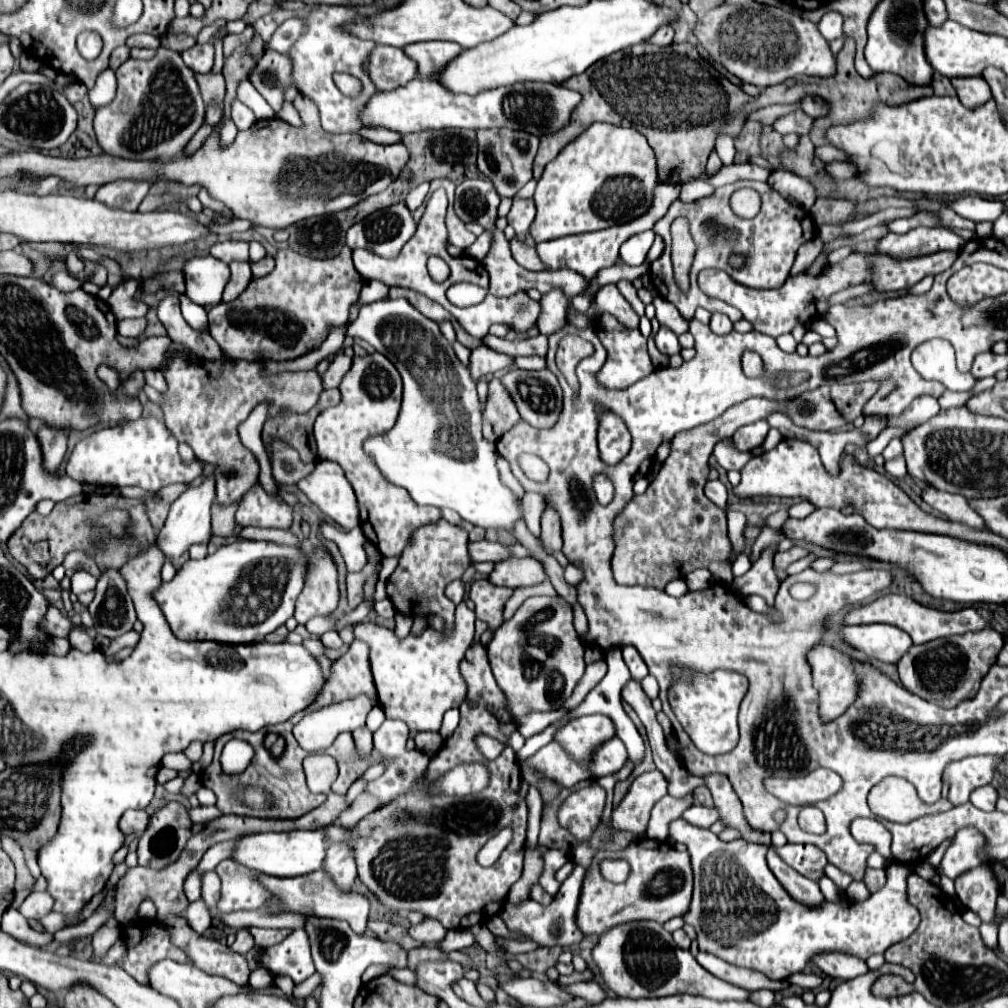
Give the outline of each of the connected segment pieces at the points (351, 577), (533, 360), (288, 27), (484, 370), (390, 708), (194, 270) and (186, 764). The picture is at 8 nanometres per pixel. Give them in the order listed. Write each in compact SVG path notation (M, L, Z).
M370 560L361 572L346 574L346 586L348 586L348 604L352 610L364 599L364 582L373 572L379 572L378 562Z
M518 356L518 358L514 358L514 366L522 368L522 370L542 370L542 368L546 368L546 362L540 356L526 356L526 358Z
M290 18L272 34L270 42L266 42L266 50L276 50L280 54L286 54L290 50L290 44L294 44L294 40L300 34L302 34L302 20Z
M480 346L480 348L472 350L468 370L470 370L472 380L478 380L480 376L484 376L484 374L488 374L488 372L494 374L494 372L506 368L508 362L512 362L512 358L510 358L508 354L502 354L502 352L490 350L490 348L486 348L486 346Z
M464 602L456 606L456 630L450 638L442 640L442 634L426 628L422 636L406 636L404 640L398 640L392 630L386 630L382 626L376 626L374 622L358 622L354 624L354 636L358 640L366 640L370 646L370 668L374 676L374 684L378 690L378 700L382 710L386 712L386 718L390 720L402 720L408 724L410 730L422 732L422 730L440 730L442 726L442 716L446 710L458 708L463 702L467 686L463 678L460 677L459 663L465 655L468 646L472 644L474 638L474 622L476 616Z
M204 256L194 258L184 266L186 296L200 306L214 306L222 302L222 290L230 276L228 264Z
M180 752L180 754L166 754L162 758L162 766L174 768L174 770L188 770L192 766L192 762Z

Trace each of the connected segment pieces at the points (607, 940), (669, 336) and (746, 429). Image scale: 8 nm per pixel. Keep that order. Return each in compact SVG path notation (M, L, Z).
M634 920L618 924L600 934L592 948L604 984L620 998L660 998L672 994L698 994L714 1000L748 1000L750 992L704 970L688 950L680 950L672 934L654 920Z
M660 328L658 334L656 334L656 346L662 354L666 356L672 356L672 354L678 354L682 350L680 342L678 342L678 336L674 332L670 332L668 328Z
M758 420L758 422L752 422L748 426L742 426L734 432L732 440L734 440L734 446L742 452L750 452L752 448L756 446L762 446L766 434L768 434L770 426L766 420Z

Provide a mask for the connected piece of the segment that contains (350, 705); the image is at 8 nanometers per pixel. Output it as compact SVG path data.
M356 696L310 712L294 726L294 736L306 752L324 752L338 734L362 728L372 706L368 696Z

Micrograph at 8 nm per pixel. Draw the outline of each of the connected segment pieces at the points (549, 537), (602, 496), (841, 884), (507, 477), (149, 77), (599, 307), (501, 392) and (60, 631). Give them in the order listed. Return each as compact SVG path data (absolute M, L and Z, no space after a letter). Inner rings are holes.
M546 506L542 514L542 542L544 546L552 550L562 548L562 526L560 526L560 516L554 508Z
M596 474L594 476L594 494L598 498L600 504L610 504L612 498L614 498L614 486L612 486L612 480L604 474Z
M826 864L826 868L824 868L824 874L838 886L838 888L842 888L842 890L846 890L848 888L848 884L852 882L850 880L850 876L846 876L846 872L842 872L842 870L838 870L838 868L834 868L834 864Z
M500 458L500 460L498 460L498 470L500 470L502 482L504 482L508 488L512 488L512 490L516 492L516 496L524 496L524 488L522 488L522 484L516 480L516 476L512 474L510 464L508 464L506 458Z
M158 48L152 60L126 60L118 70L118 94L116 98L102 108L96 108L94 132L100 148L110 156L132 158L132 160L172 160L182 154L186 142L196 134L204 120L204 100L200 96L194 72L182 62L178 52Z
M606 284L598 294L594 304L587 310L589 320L596 320L603 312L609 312L626 327L637 328L640 317L628 304L628 300L618 292L616 284Z
M494 378L490 382L488 404L486 404L484 416L494 426L496 436L504 436L508 430L512 430L520 422L520 414L516 410L516 404L498 378Z
M50 606L46 612L46 620L44 620L46 630L50 632L50 636L58 636L58 638L68 638L72 628L76 628L74 620L70 620L68 616L62 616L58 608Z

